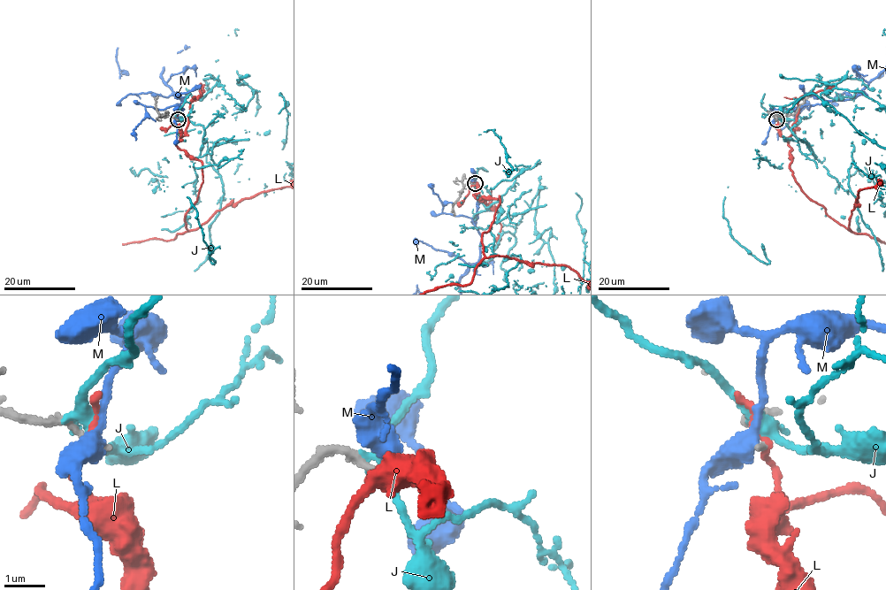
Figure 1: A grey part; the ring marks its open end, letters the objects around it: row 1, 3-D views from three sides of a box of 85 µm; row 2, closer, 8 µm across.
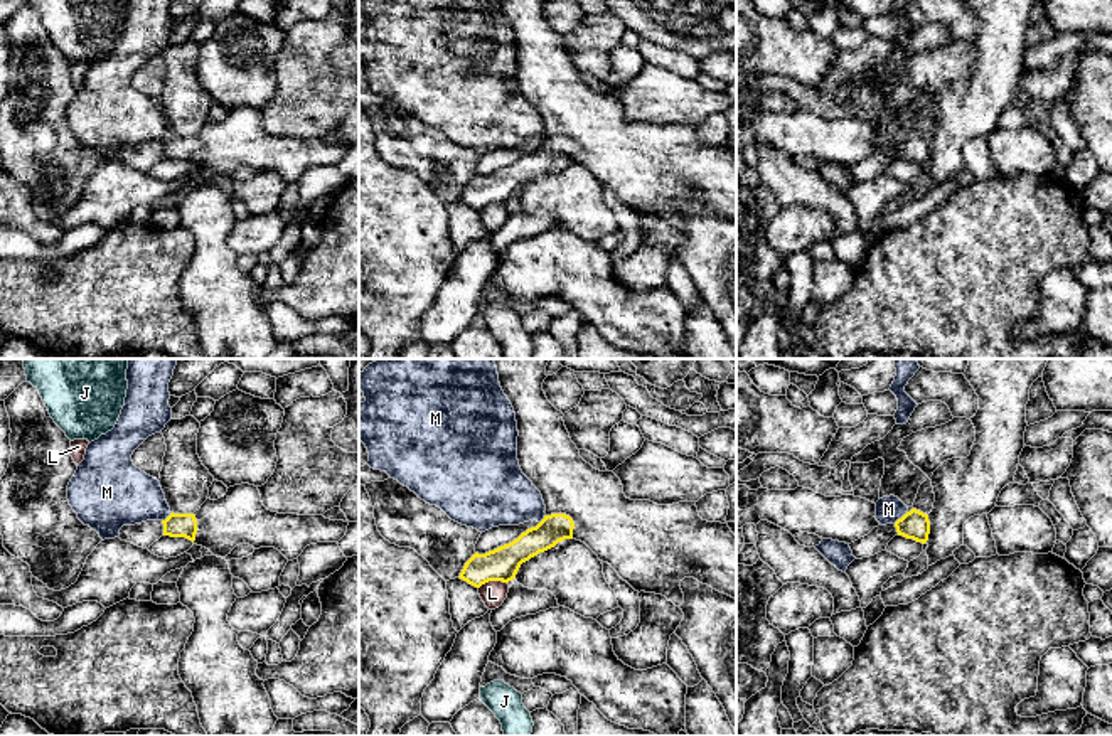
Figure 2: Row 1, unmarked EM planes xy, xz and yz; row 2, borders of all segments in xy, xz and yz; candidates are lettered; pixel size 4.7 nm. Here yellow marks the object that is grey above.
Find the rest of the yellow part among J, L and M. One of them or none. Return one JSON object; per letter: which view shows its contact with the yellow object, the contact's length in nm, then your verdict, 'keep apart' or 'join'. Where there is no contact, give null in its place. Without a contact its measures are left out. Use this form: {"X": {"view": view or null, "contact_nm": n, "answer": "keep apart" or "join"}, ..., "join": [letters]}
{"J": {"view": null, "answer": "keep apart"}, "L": {"view": "xz", "contact_nm": 140, "answer": "keep apart"}, "M": {"view": "yz", "contact_nm": 90, "answer": "keep apart"}, "join": []}

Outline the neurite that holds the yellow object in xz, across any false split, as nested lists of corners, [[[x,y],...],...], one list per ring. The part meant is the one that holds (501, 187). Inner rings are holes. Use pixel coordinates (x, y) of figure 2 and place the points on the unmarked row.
[[[499,0],[517,44],[517,83],[522,96],[541,115],[546,138],[517,162],[485,177],[475,175],[460,202],[480,211],[489,204],[509,205],[522,185],[564,162],[585,165],[600,184],[608,185],[635,214],[666,219],[676,229],[684,226],[681,204],[694,200],[736,222],[736,158],[728,147],[699,140],[696,125],[657,128],[630,123],[613,94],[600,94],[580,79],[558,34],[546,20],[546,0]]]

